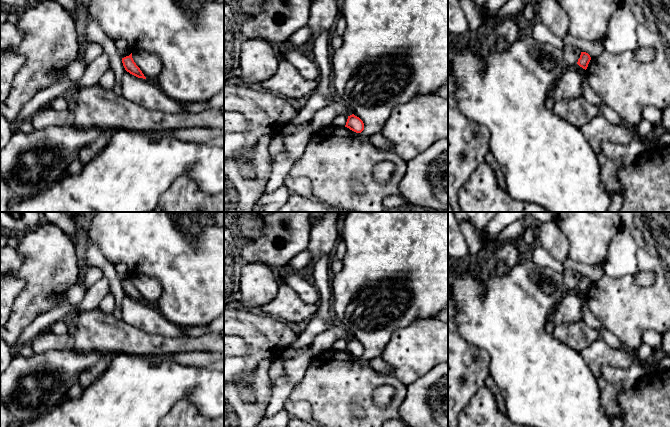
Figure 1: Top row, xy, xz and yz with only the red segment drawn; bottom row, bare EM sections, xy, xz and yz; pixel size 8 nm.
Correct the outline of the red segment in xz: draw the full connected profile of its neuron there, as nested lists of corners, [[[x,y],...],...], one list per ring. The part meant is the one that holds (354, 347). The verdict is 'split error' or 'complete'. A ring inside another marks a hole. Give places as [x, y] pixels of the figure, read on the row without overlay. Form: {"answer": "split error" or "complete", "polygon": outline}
{"answer": "complete", "polygon": [[[352,338],[348,340],[345,351],[356,357],[361,357],[364,354],[364,347],[359,341]]]}

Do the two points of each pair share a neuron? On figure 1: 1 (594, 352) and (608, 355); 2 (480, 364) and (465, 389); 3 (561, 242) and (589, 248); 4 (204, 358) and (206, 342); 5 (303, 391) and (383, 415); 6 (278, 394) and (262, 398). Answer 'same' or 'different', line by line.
1: same
2: same
3: different
4: different
5: same
6: different

